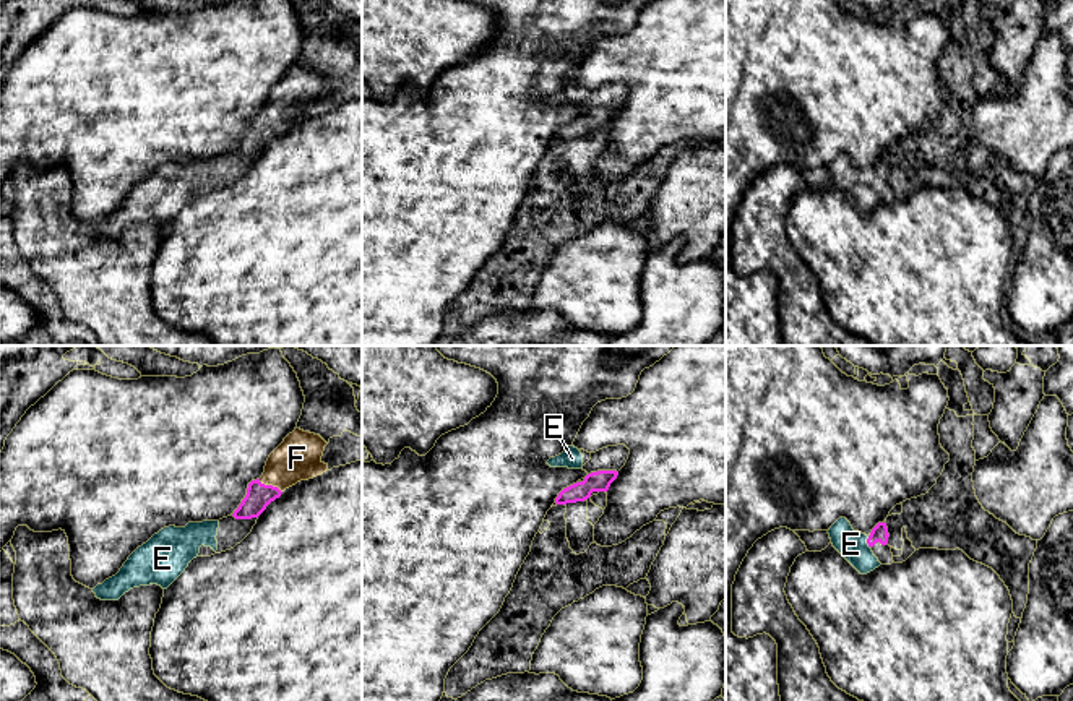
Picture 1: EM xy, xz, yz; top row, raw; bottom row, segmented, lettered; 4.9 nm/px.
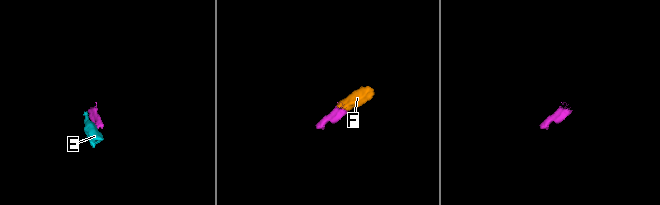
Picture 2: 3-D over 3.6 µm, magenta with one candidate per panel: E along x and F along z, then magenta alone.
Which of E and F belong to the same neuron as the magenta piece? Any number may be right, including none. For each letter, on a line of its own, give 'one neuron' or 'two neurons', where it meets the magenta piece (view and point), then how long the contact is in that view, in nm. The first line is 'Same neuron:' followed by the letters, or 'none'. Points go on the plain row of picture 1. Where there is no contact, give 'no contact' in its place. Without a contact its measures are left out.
Same neuron: E, F
E: one neuron; contact yz (867, 179); length 60 nm
F: one neuron; contact xy (270, 122); length 140 nm

